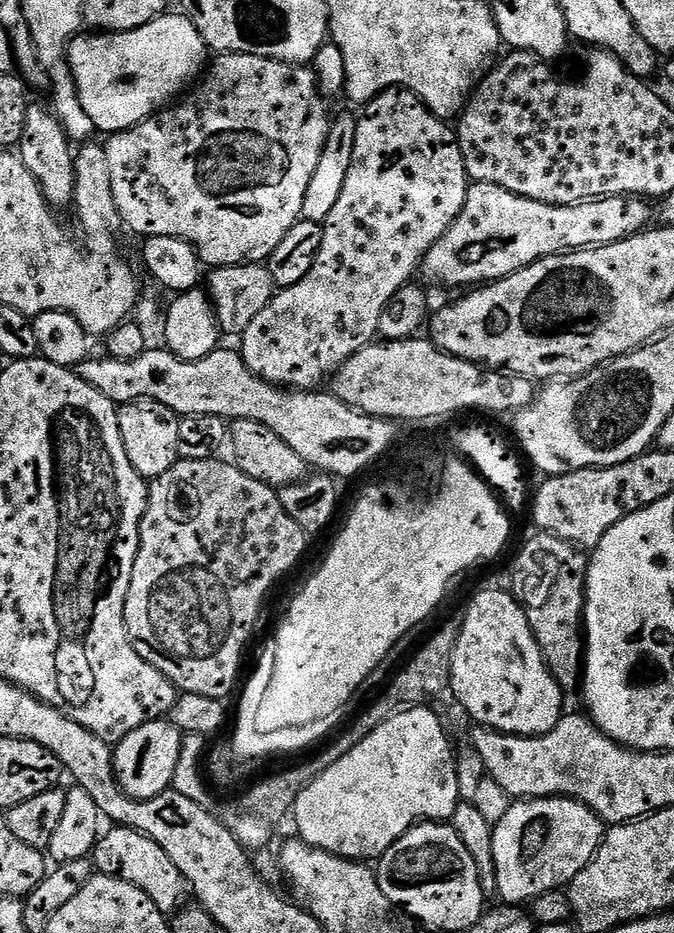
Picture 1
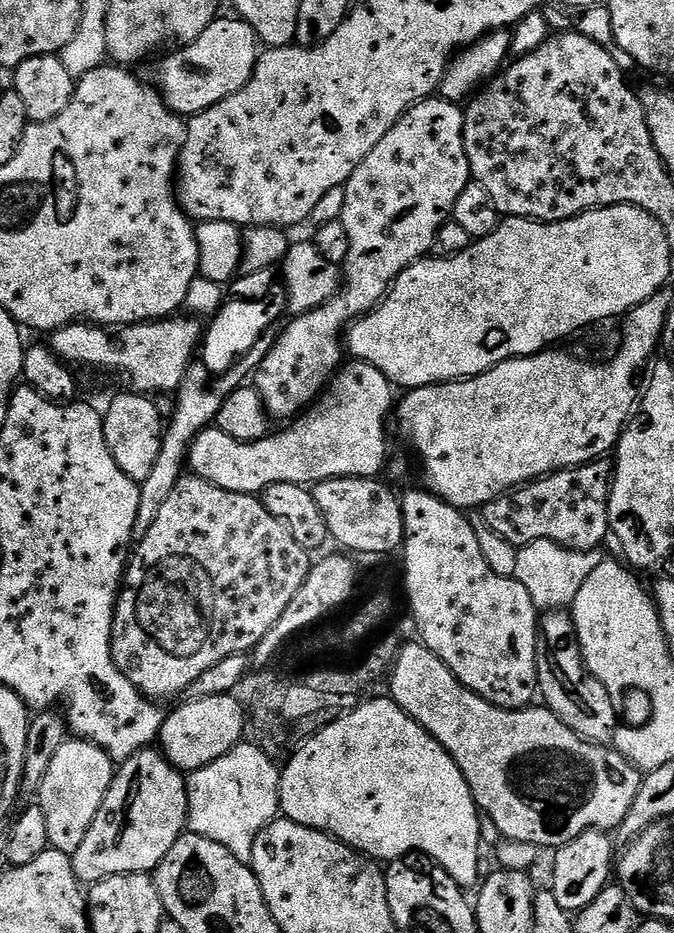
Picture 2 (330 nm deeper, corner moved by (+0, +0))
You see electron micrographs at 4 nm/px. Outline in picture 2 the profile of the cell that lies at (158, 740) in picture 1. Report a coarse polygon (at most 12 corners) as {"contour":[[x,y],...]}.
{"contour":[[232,694],[165,715],[158,744],[185,774],[245,739]]}

